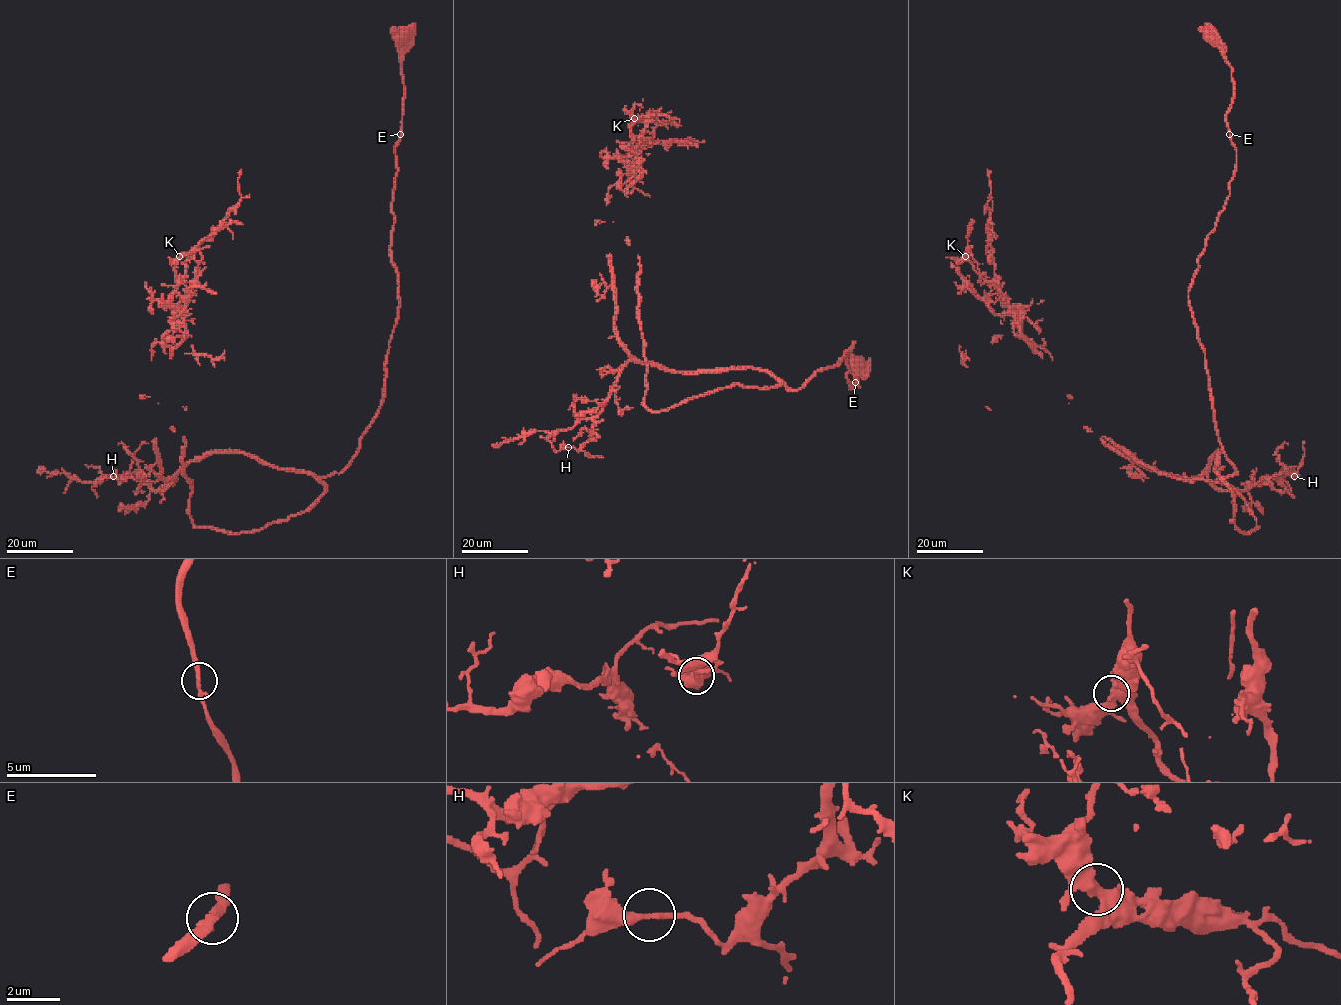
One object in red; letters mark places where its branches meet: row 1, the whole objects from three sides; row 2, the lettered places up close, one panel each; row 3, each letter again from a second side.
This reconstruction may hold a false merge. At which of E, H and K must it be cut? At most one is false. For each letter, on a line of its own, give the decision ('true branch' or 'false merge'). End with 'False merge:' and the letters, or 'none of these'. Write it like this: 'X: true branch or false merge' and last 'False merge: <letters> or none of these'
E: true branch
H: true branch
K: true branch
False merge: none of these

